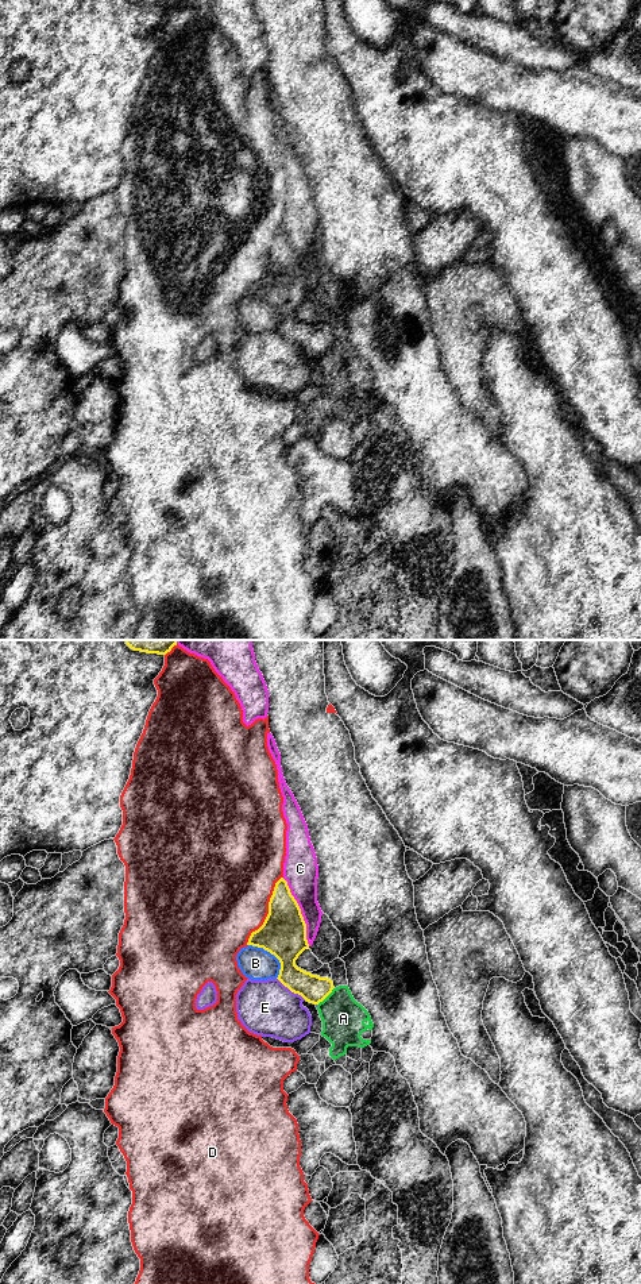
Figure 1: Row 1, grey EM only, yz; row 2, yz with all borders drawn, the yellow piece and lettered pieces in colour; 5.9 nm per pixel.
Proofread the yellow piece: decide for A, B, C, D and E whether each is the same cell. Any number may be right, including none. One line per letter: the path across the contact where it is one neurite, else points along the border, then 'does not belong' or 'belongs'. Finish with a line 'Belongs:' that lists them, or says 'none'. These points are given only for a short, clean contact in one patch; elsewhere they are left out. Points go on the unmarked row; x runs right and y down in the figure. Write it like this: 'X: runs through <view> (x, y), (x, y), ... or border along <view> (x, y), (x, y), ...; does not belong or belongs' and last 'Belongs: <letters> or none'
A: border along yz (333, 339), (317, 357); does not belong
B: does not belong
C: does not belong
D: does not belong
E: does not belong
Belongs: none

